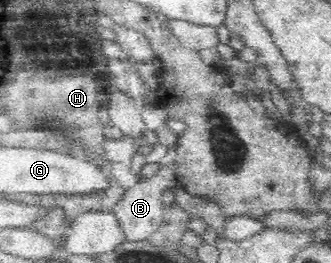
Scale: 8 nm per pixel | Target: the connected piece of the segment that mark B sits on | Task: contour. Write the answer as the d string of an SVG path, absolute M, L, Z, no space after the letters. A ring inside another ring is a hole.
M175 162L160 166L155 176L137 181L133 186L124 189L124 194L112 208L113 216L119 220L120 228L125 232L125 238L131 241L149 239L162 226L162 216L165 212L161 196L167 187L177 186Z

